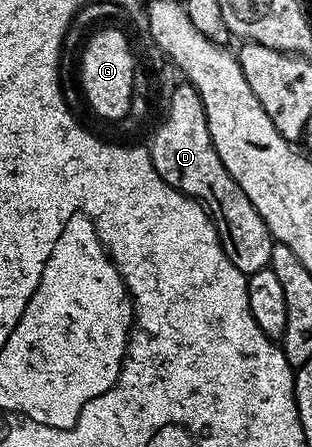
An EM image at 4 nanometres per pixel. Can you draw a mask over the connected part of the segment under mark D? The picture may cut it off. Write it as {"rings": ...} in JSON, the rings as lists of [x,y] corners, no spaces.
{"rings":[[[191,84],[183,85],[173,88],[168,98],[168,111],[150,141],[152,163],[154,168],[158,168],[158,176],[162,176],[162,180],[189,198],[195,198],[207,210],[234,268],[246,275],[253,274],[271,263],[274,239],[262,216],[258,216],[258,208],[250,204],[246,192],[242,192],[234,176],[226,172],[226,164],[222,164],[222,156],[218,156],[214,140],[210,140],[210,124],[206,120],[202,96],[198,96]]]}

